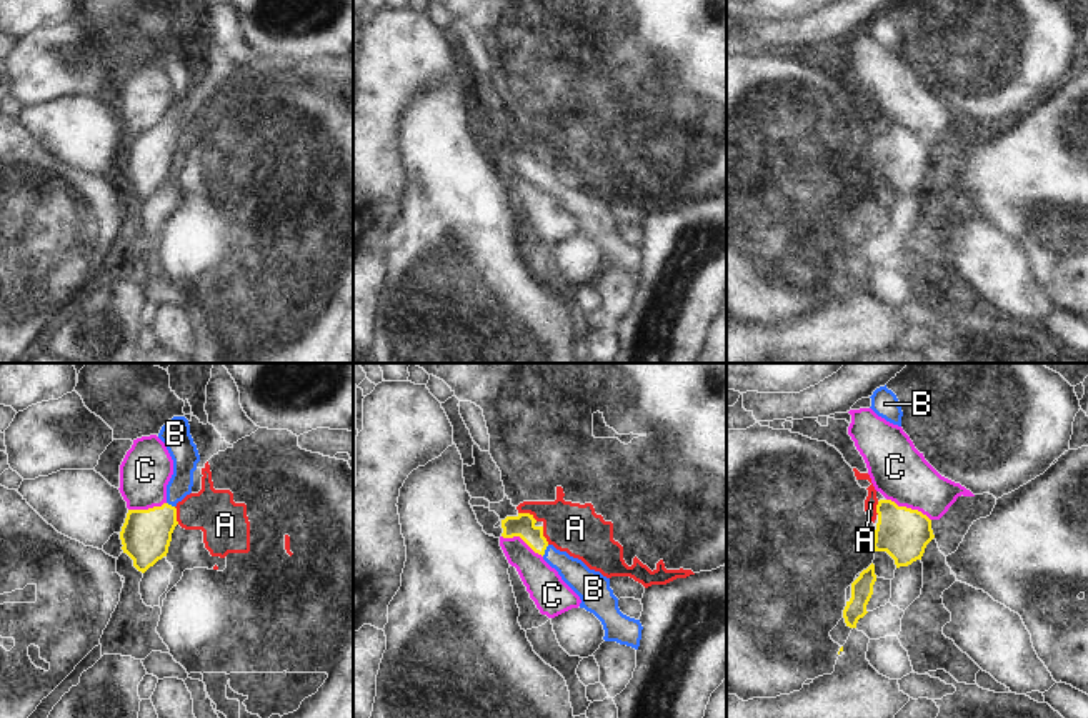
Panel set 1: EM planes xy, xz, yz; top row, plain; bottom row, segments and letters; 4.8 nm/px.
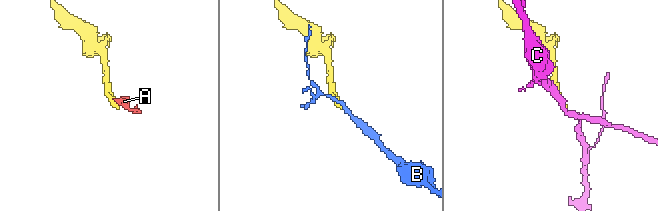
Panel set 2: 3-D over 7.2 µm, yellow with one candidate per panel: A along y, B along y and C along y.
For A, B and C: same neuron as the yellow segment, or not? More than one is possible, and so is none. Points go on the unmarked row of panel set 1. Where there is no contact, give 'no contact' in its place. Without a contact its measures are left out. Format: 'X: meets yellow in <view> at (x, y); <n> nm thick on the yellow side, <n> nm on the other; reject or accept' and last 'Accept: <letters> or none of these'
A: meets yellow in xz at (529, 140); 110 nm thick on the yellow side, 240 nm on the other; reject
B: meets yellow in xz at (545, 175); 110 nm thick on the yellow side, 140 nm on the other; accept
C: meets yellow in yz at (908, 135); 240 nm thick on the yellow side, 280 nm on the other; reject
Accept: B

